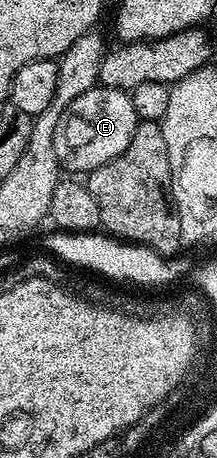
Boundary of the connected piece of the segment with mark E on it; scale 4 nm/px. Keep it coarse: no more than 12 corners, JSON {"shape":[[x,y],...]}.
{"shape":[[130,92],[77,95],[55,132],[60,166],[117,159],[140,120]]}

